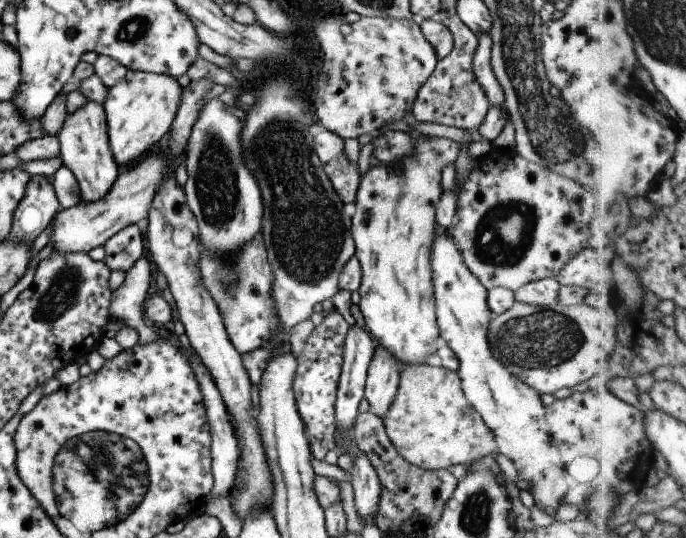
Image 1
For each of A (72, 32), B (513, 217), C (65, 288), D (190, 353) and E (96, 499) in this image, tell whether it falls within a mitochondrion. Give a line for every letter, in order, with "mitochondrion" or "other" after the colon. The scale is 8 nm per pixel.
A: other
B: mitochondrion
C: mitochondrion
D: other
E: mitochondrion

